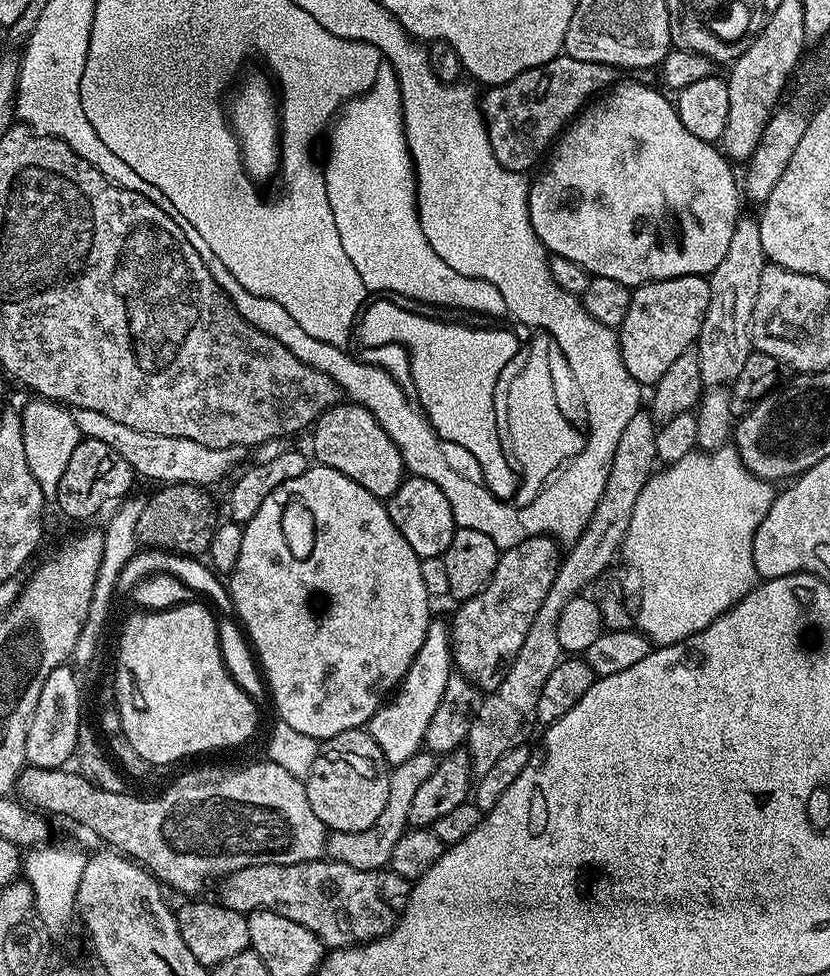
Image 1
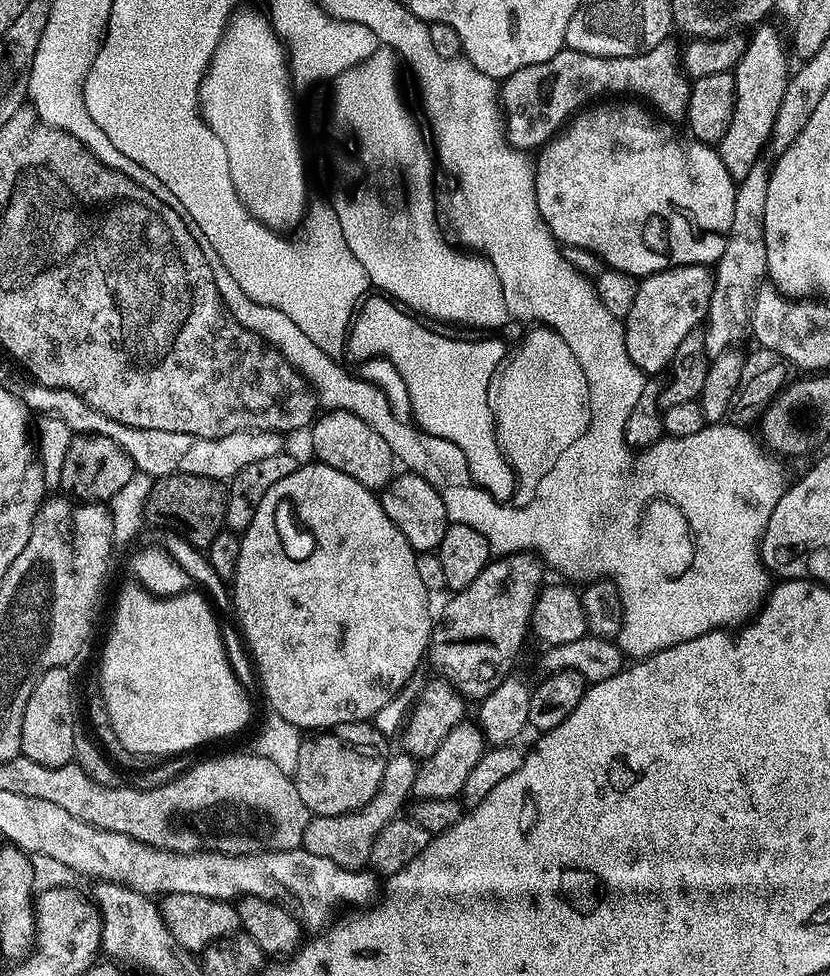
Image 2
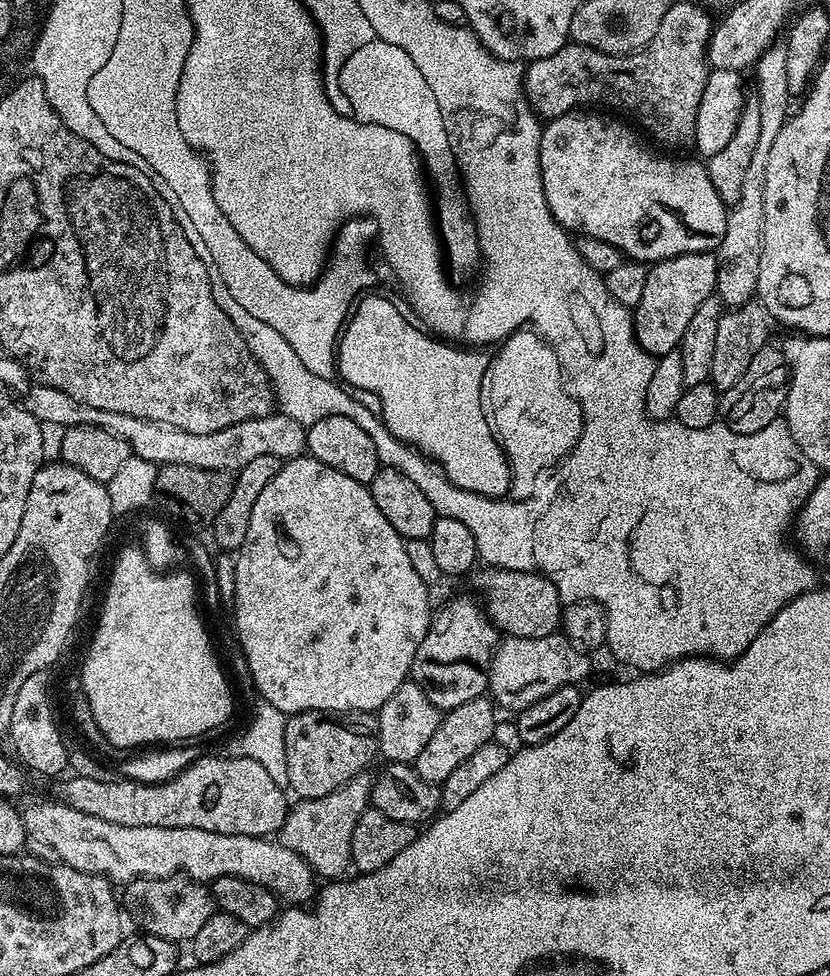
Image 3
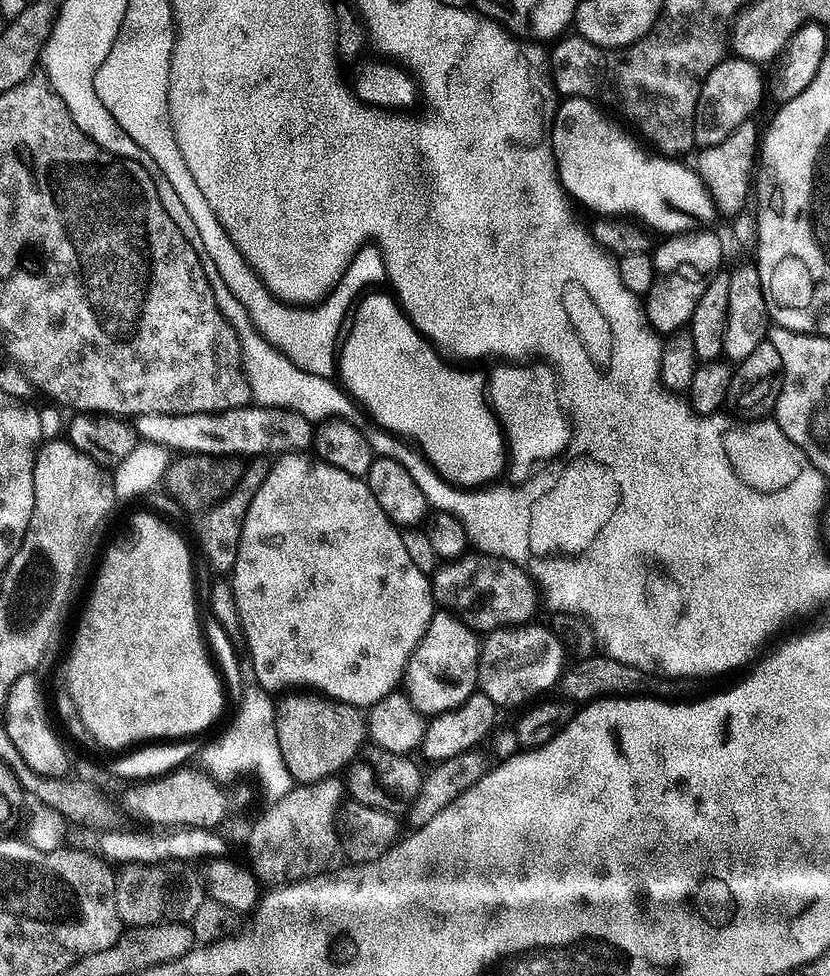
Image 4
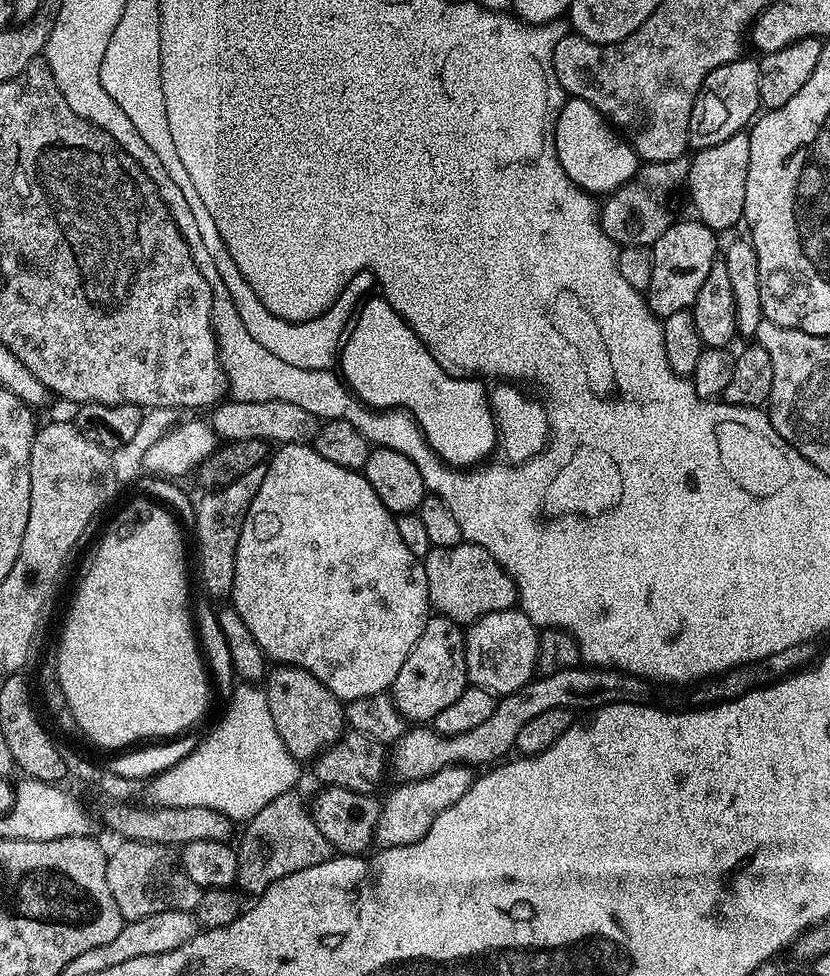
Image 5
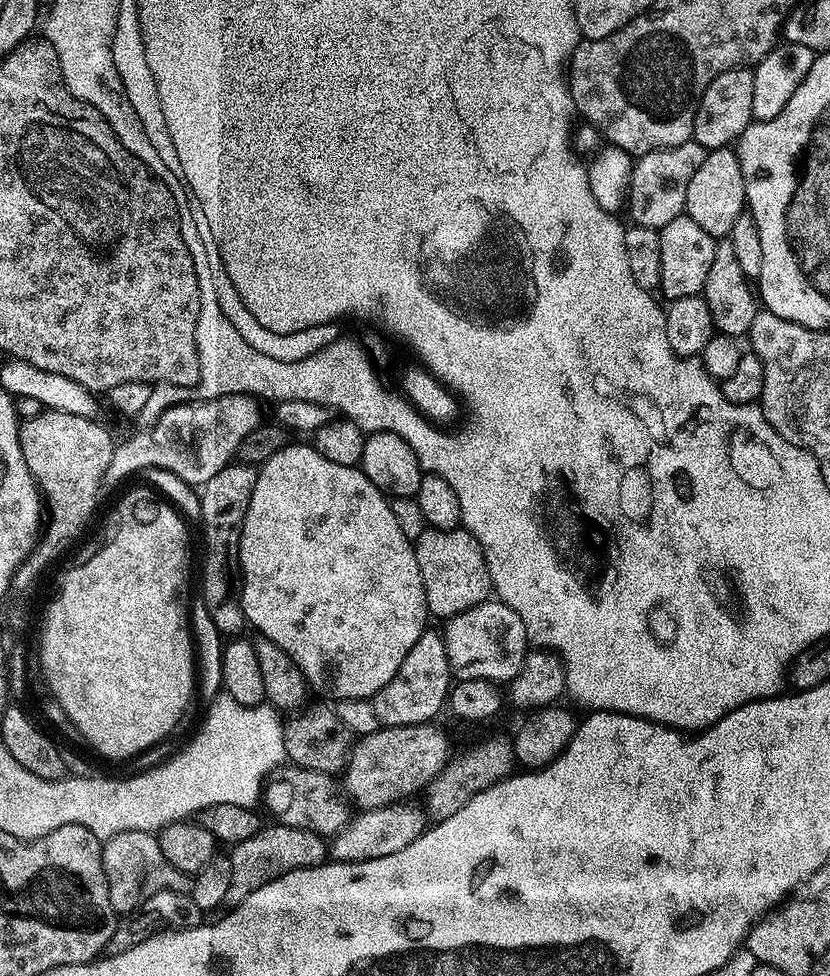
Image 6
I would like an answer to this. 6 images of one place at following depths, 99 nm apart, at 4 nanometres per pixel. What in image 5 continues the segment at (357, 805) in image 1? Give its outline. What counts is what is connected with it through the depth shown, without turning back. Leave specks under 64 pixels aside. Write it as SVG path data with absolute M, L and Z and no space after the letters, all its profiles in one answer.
M277 663L267 673L262 687L274 726L297 762L308 762L340 739L346 728L344 704L314 674L296 664Z

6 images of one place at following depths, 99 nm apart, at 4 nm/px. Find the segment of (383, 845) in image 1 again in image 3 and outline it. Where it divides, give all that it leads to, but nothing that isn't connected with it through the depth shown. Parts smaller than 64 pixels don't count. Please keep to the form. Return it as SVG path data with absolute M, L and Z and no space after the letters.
M361 774L322 798L297 799L289 807L286 822L280 828L279 843L304 859L317 877L328 882L347 877L352 868L354 826L358 826L358 818L370 806L373 785L373 777Z

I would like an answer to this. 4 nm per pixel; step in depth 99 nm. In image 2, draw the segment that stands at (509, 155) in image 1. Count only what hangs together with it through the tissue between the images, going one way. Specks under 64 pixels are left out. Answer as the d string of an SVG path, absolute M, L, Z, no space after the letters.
M664 40L637 56L595 56L561 50L546 62L510 74L500 88L508 140L518 150L539 149L573 113L601 98L639 98L645 105L656 107L666 119L683 121L688 115L690 80L682 63L681 45L674 40Z

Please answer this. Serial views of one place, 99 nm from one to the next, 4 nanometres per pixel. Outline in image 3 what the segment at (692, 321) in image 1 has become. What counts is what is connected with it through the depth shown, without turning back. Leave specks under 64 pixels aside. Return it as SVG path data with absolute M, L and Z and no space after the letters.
M690 252L657 260L649 267L642 302L634 309L632 325L636 340L651 356L662 357L677 351L680 340L694 318L694 310L716 291L716 257L711 252Z

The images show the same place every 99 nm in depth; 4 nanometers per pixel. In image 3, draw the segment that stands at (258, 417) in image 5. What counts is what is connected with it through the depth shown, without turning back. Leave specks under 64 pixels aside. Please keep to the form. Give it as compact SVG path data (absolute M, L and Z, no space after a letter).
M33 383L32 389L22 397L24 409L40 422L58 422L58 426L98 426L109 434L118 434L132 447L132 455L142 458L154 465L185 464L198 466L206 470L222 470L233 474L239 472L246 462L259 458L262 454L274 454L280 461L293 460L305 455L308 451L308 429L303 424L294 422L285 412L274 410L262 418L250 418L246 422L234 422L234 426L226 426L226 430L218 430L214 434L190 434L186 430L178 430L161 420L134 418L130 414L114 414L114 410L98 410L94 406L86 406L70 394L62 394L62 390L54 390L54 386Z

